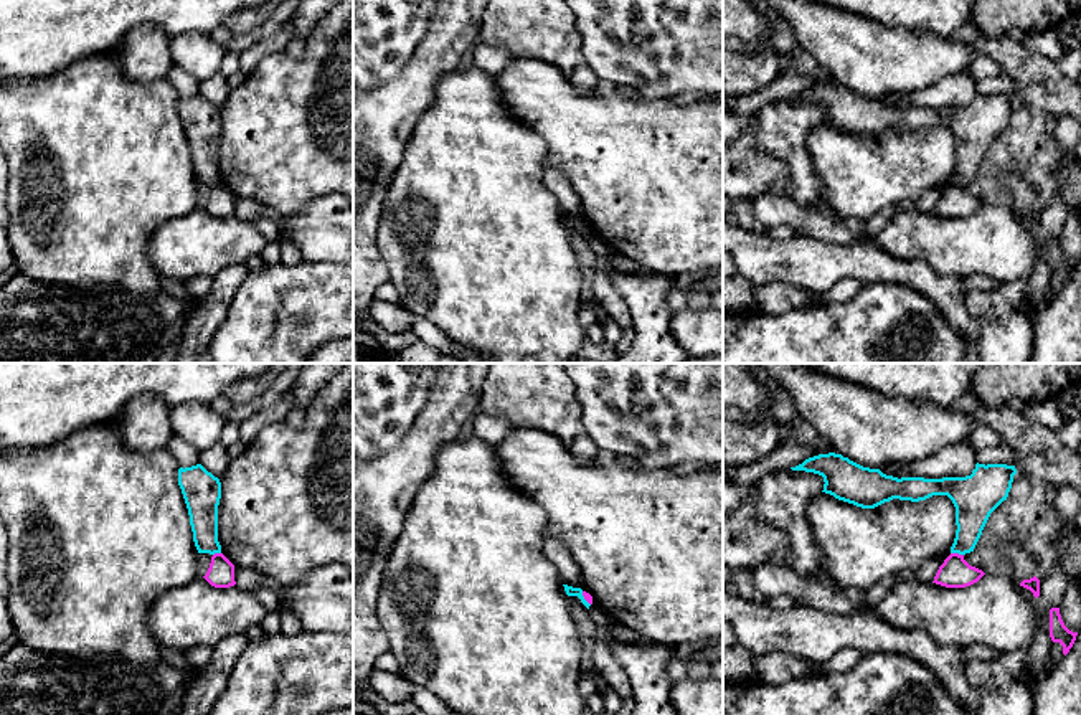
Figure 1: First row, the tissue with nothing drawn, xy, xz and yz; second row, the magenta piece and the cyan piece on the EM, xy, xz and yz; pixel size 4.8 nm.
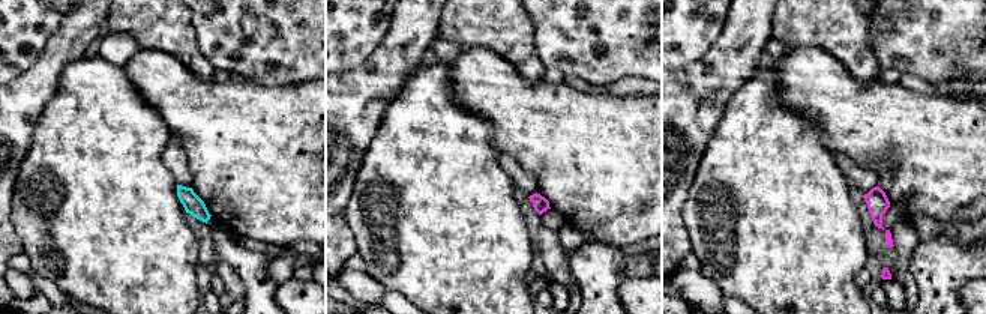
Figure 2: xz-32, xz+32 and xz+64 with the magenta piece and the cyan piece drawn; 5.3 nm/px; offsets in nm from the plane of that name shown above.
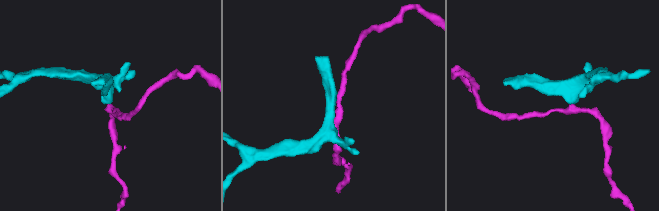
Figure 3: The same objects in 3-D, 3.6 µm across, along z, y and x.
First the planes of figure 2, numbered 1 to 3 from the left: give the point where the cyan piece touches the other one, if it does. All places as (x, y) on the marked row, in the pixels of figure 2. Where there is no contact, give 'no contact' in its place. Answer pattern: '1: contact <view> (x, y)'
1: no contact
2: no contact
3: no contact

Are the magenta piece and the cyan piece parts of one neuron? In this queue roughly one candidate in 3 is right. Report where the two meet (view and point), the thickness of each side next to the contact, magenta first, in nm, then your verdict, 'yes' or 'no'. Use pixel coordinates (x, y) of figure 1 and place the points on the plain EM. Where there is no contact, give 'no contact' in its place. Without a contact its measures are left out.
meets magenta in yz at (958, 184); 150 nm thick on the magenta side, 180 nm on the other; no

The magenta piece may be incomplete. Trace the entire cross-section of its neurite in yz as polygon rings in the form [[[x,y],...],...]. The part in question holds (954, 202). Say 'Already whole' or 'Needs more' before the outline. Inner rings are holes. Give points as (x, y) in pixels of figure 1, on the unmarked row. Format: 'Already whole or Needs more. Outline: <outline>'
Already whole. Outline: [[[951,183],[939,197],[934,211],[946,218],[965,218],[977,213],[985,203],[975,197],[970,197],[964,185]]]

